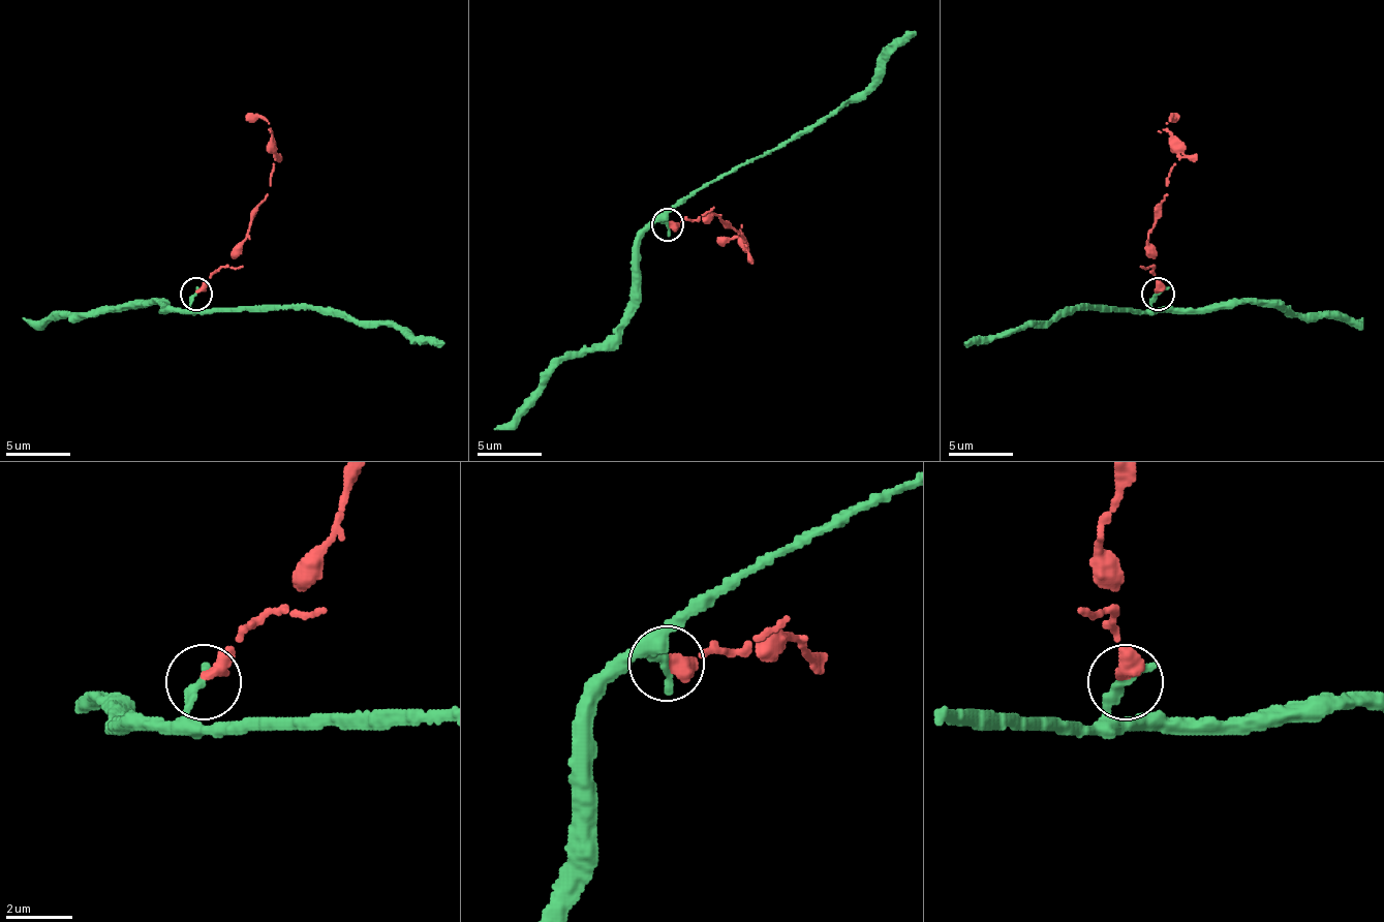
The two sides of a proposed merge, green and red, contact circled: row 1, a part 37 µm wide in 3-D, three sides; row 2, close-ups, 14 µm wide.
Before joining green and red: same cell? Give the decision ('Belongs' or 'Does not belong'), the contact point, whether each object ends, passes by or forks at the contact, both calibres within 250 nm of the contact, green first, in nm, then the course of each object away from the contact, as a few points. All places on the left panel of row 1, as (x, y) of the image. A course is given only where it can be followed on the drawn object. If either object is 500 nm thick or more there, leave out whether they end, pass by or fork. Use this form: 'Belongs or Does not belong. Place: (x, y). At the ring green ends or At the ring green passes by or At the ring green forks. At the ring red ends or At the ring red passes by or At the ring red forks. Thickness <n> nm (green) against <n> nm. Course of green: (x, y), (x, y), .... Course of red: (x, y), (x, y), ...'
Does not belong. Place: (196, 294). At the ring green ends. At the ring red ends. Thickness 380 nm (green) against 440 nm. Course of green: (195, 295), (192, 307), (205, 310), (320, 307), (375, 320), (443, 346). Course of red: (195, 292), (241, 252), (253, 211), (266, 197), (276, 147), (270, 124), (247, 114)

